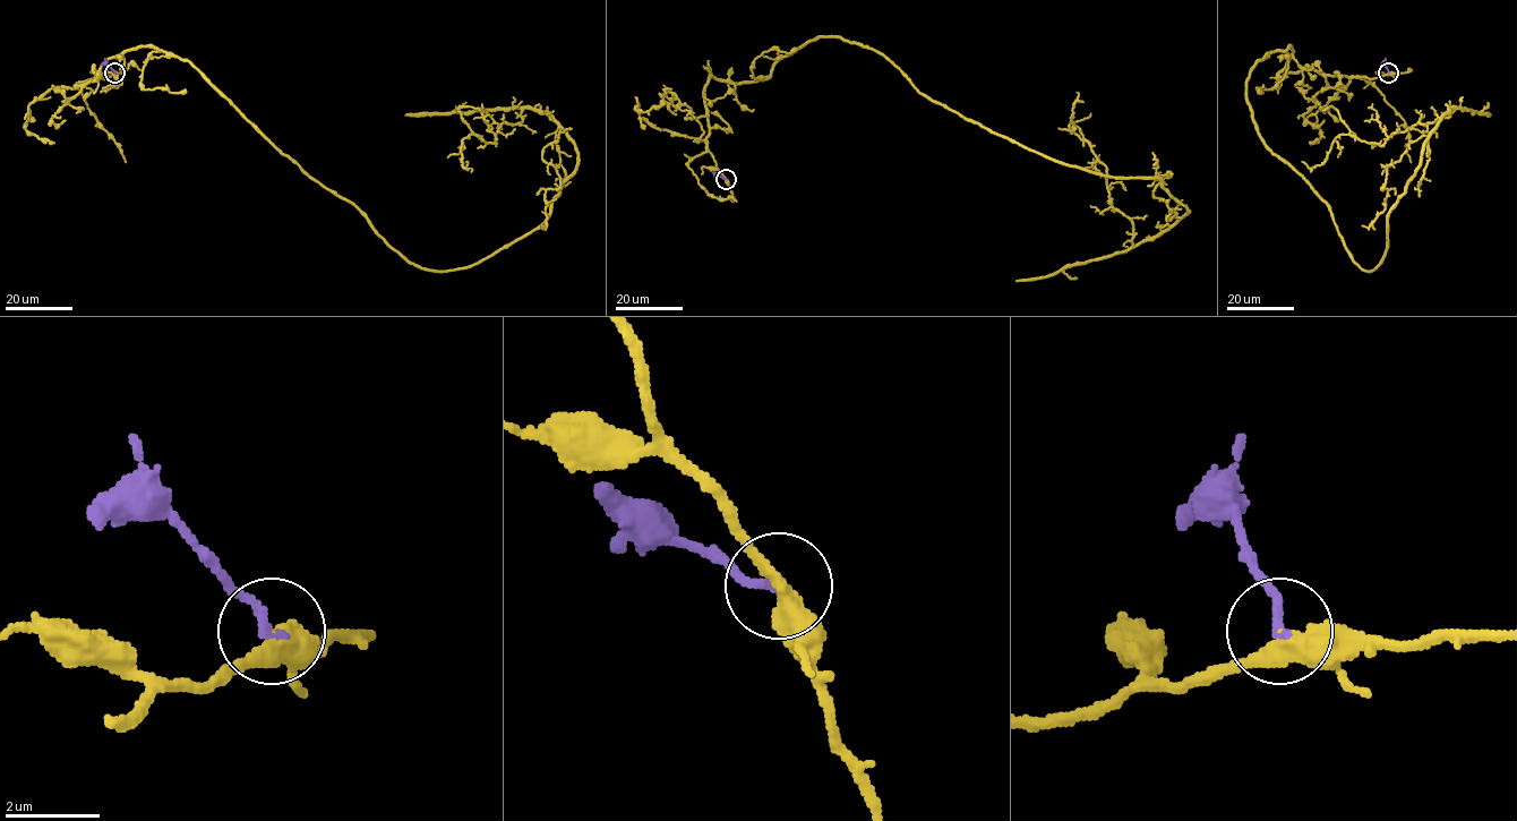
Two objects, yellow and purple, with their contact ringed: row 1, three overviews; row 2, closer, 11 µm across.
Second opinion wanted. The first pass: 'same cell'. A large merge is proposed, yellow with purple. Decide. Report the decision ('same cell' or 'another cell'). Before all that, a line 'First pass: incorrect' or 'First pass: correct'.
First pass: correct
same cell

